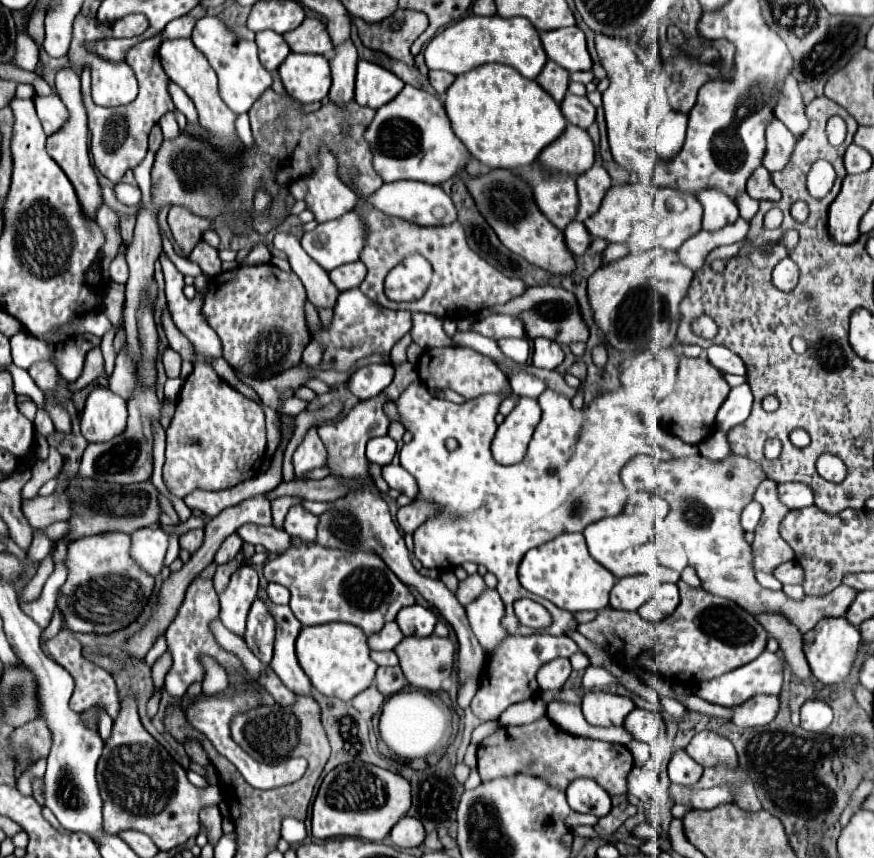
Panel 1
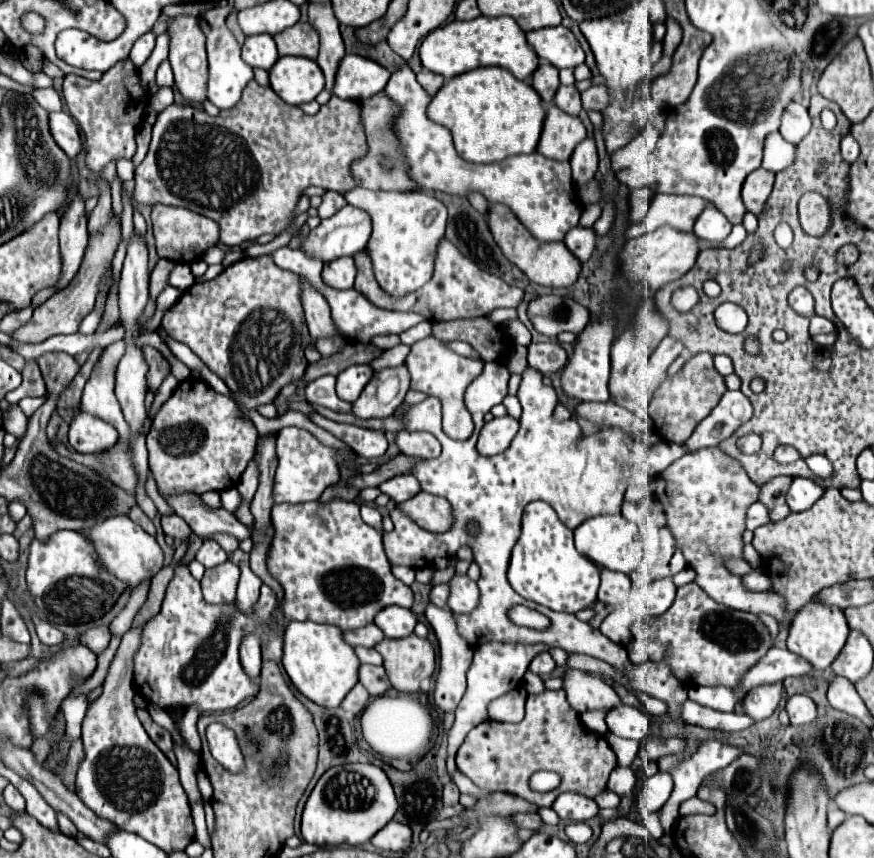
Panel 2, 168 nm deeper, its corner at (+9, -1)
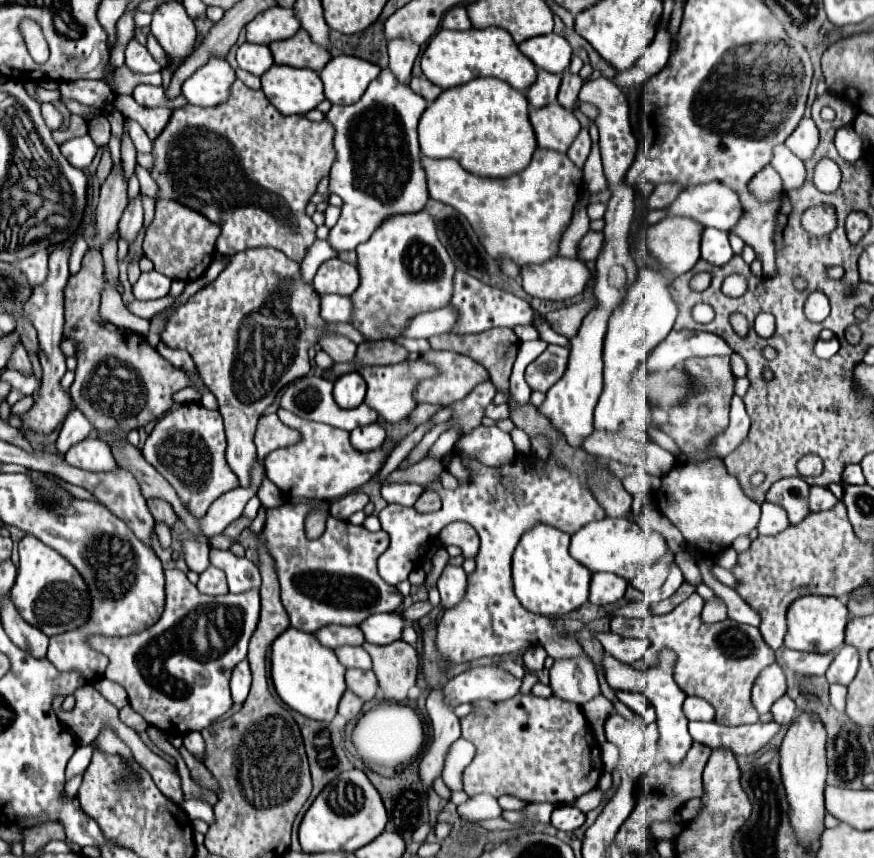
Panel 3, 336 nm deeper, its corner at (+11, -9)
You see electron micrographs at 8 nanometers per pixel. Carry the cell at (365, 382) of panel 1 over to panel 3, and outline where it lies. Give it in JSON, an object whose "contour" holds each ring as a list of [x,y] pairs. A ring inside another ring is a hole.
{"contour":[[[348,373],[334,381],[334,401],[342,409],[354,409],[364,401],[366,381],[360,373]]]}

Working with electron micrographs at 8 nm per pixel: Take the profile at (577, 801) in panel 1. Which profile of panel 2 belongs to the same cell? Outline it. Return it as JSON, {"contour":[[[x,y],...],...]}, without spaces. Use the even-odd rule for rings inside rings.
{"contour":[[[578,793],[558,795],[552,809],[558,813],[562,821],[588,821],[598,813],[598,805],[594,803],[594,799]]]}

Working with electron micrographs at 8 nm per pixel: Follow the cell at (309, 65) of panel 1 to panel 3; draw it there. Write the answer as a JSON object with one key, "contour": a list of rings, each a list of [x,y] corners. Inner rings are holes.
{"contour":[[[272,65],[262,75],[262,91],[282,115],[306,115],[324,101],[320,75],[288,65]]]}

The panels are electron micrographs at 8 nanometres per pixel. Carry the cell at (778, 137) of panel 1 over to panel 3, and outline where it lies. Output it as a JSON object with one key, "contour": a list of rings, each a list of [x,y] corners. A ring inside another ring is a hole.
{"contour":[[[776,145],[774,147],[770,165],[780,173],[782,183],[784,183],[784,191],[796,189],[804,183],[804,177],[806,177],[804,163],[792,151],[788,151],[786,145]]]}

